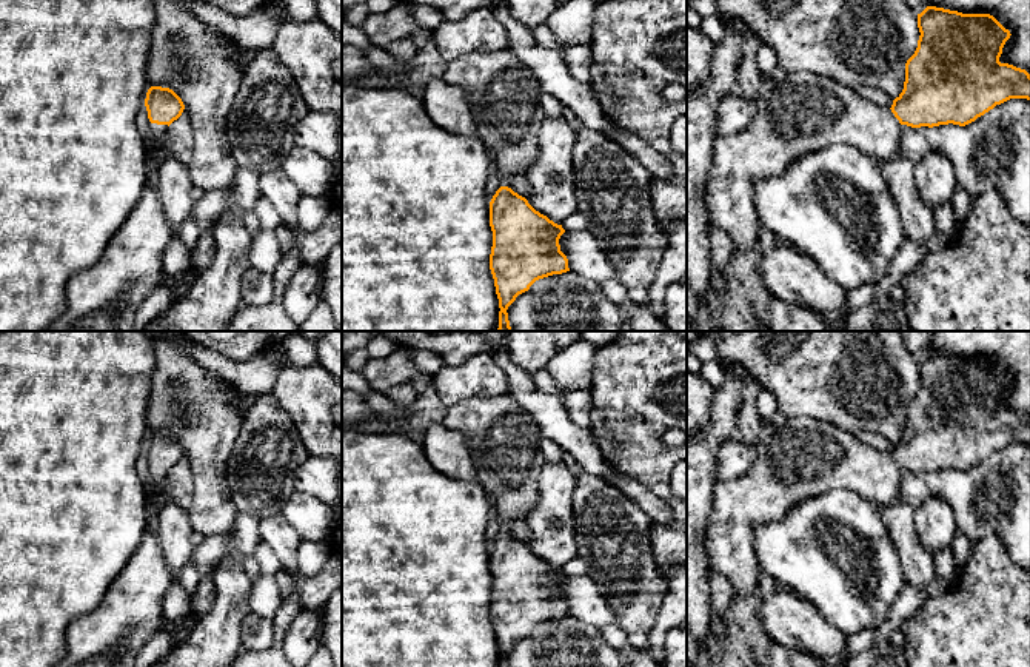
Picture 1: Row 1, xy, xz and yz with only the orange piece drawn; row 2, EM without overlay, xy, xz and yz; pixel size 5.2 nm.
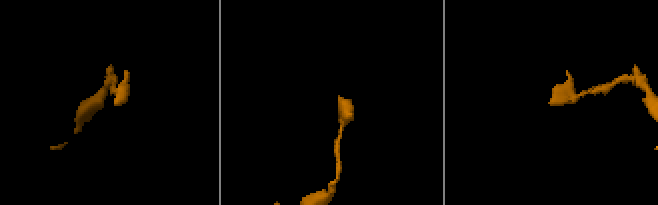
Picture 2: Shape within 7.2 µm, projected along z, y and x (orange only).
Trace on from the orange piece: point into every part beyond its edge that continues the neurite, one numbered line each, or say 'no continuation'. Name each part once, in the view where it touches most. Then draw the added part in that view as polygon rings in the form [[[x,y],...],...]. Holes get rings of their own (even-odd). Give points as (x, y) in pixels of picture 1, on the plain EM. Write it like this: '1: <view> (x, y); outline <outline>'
1: xy (157, 476); outline [[[151,468],[149,474],[151,474],[151,485],[152,485],[152,498],[156,502],[159,502],[162,484],[168,478],[168,470]]]

